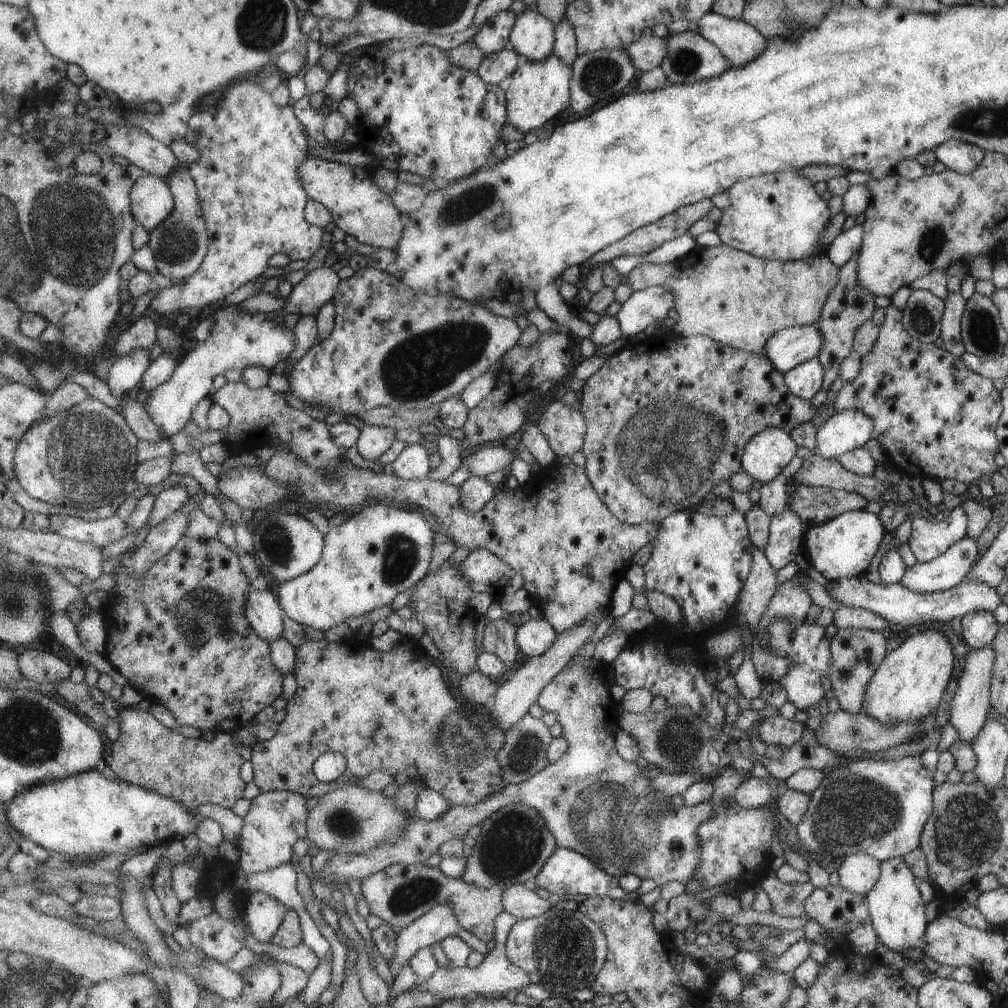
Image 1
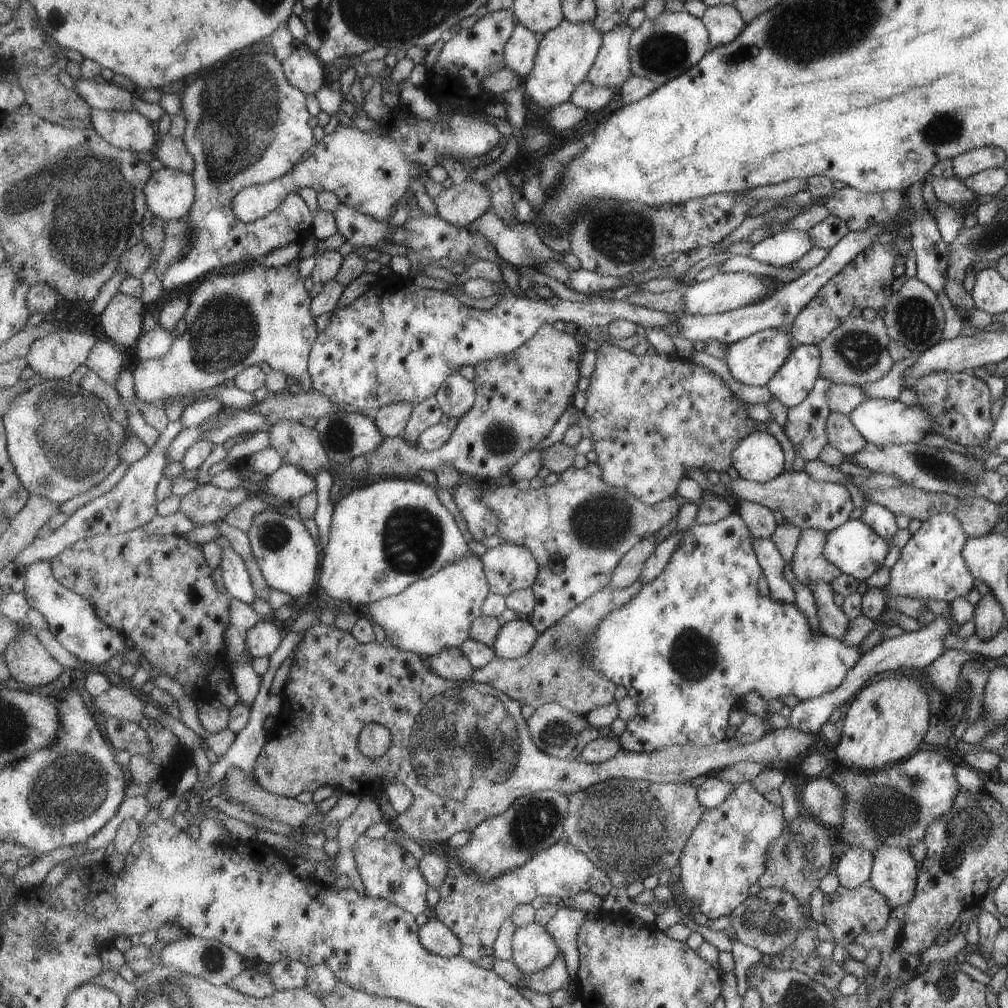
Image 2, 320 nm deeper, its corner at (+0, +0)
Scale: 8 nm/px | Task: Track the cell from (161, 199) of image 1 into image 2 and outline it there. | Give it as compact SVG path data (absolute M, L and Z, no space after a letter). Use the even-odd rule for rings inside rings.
M163 167L146 187L148 209L166 223L189 215L196 202L196 184L191 173Z

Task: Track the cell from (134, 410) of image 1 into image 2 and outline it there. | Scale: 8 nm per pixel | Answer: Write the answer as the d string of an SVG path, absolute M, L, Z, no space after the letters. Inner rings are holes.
M99 341L99 344L91 350L91 356L87 362L90 371L99 374L107 384L116 386L119 374L125 370L126 352L119 352L117 344Z

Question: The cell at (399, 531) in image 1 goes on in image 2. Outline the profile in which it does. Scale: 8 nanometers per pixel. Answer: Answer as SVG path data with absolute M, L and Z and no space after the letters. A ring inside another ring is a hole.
M419 478L379 479L364 488L355 488L335 504L329 541L320 564L317 586L327 596L355 605L373 604L398 595L414 582L429 578L448 564L471 555L455 516L443 505L436 487Z

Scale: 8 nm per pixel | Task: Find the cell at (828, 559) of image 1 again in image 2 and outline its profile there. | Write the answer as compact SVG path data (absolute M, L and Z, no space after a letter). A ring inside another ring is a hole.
M847 519L836 529L827 532L823 554L831 564L834 564L841 573L855 577L859 582L876 572L883 564L887 555L887 541L879 537L873 529L863 524L861 519Z

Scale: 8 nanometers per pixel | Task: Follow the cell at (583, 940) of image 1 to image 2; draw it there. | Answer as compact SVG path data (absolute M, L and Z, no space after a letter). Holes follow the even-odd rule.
M531 922L518 928L513 940L514 962L526 974L536 974L553 965L559 958L561 946L547 926Z

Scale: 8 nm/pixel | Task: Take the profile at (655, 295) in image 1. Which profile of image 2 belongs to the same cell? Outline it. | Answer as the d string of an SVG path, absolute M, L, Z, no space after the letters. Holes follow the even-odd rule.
M747 272L720 273L710 279L695 283L684 293L685 310L689 315L720 315L745 305L761 301L772 292L772 282L768 284L756 274Z

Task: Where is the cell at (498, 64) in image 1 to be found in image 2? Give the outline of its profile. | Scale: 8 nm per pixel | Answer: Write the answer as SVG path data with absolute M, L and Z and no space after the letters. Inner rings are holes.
M518 24L514 30L514 36L506 47L505 69L517 72L522 79L530 75L535 67L538 56L540 36L533 30Z

